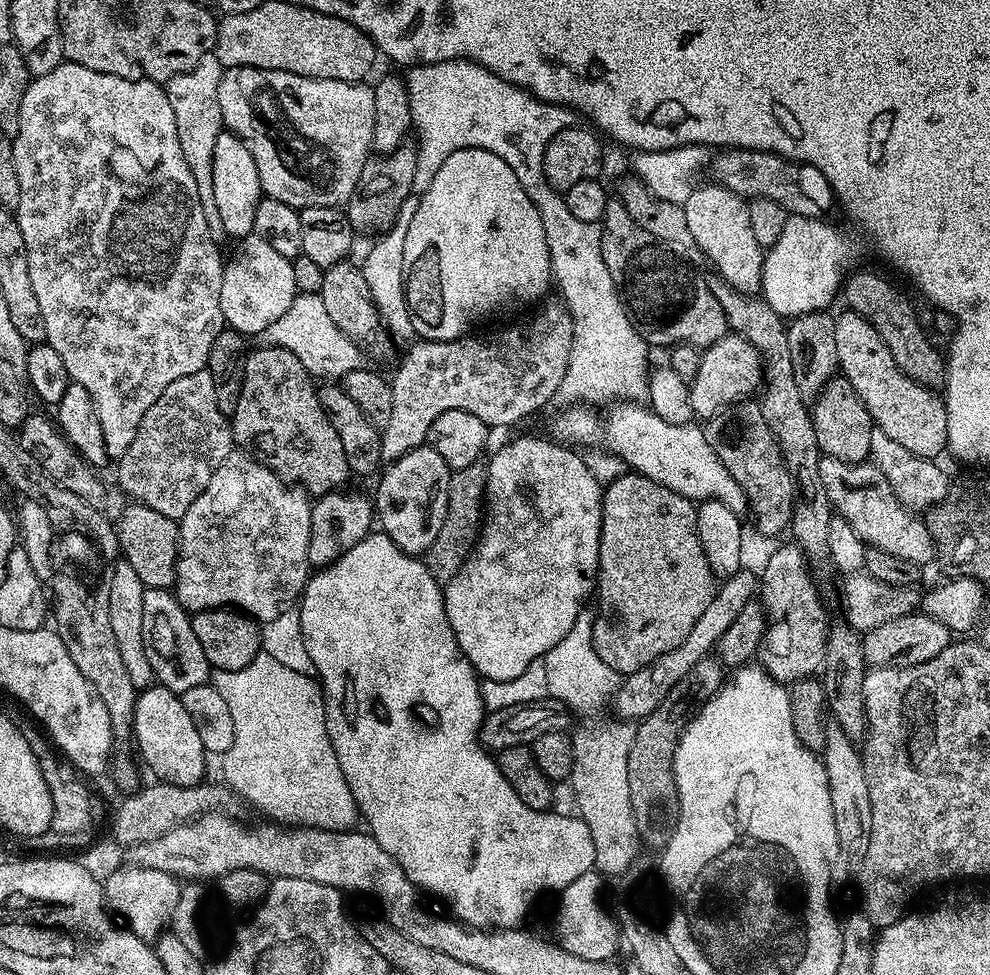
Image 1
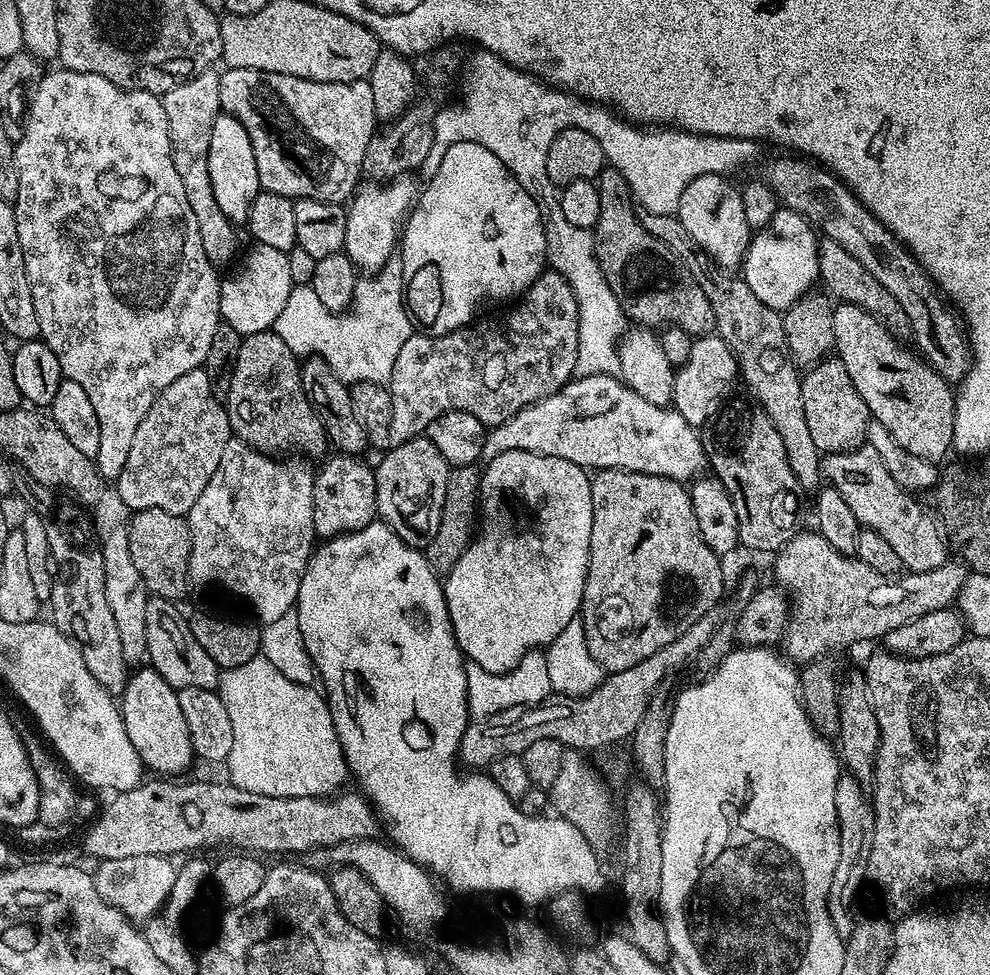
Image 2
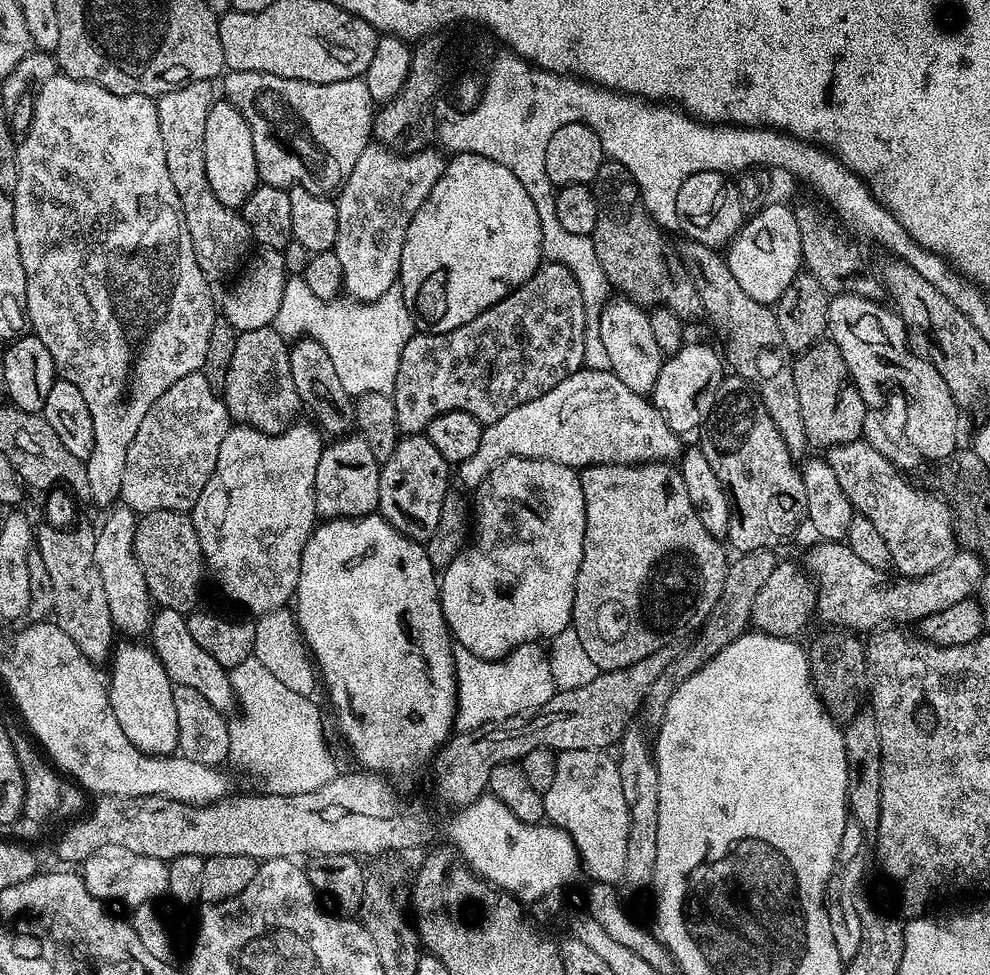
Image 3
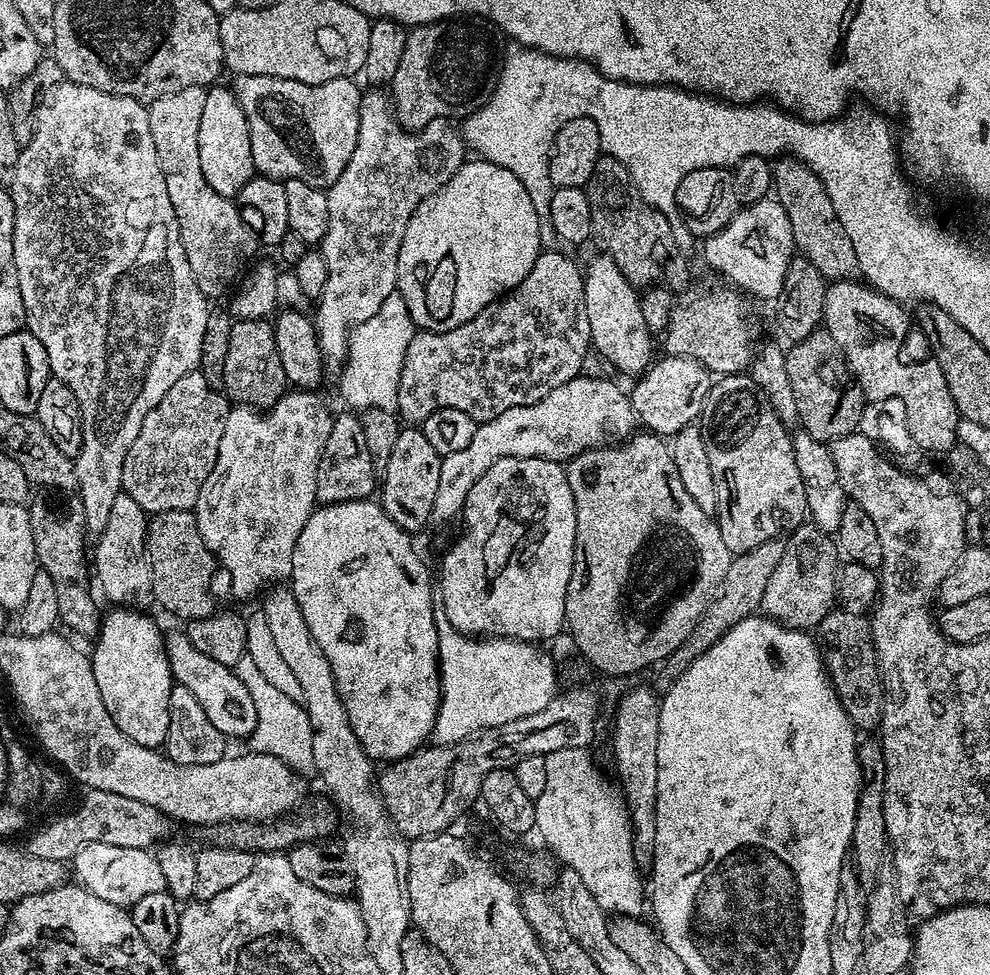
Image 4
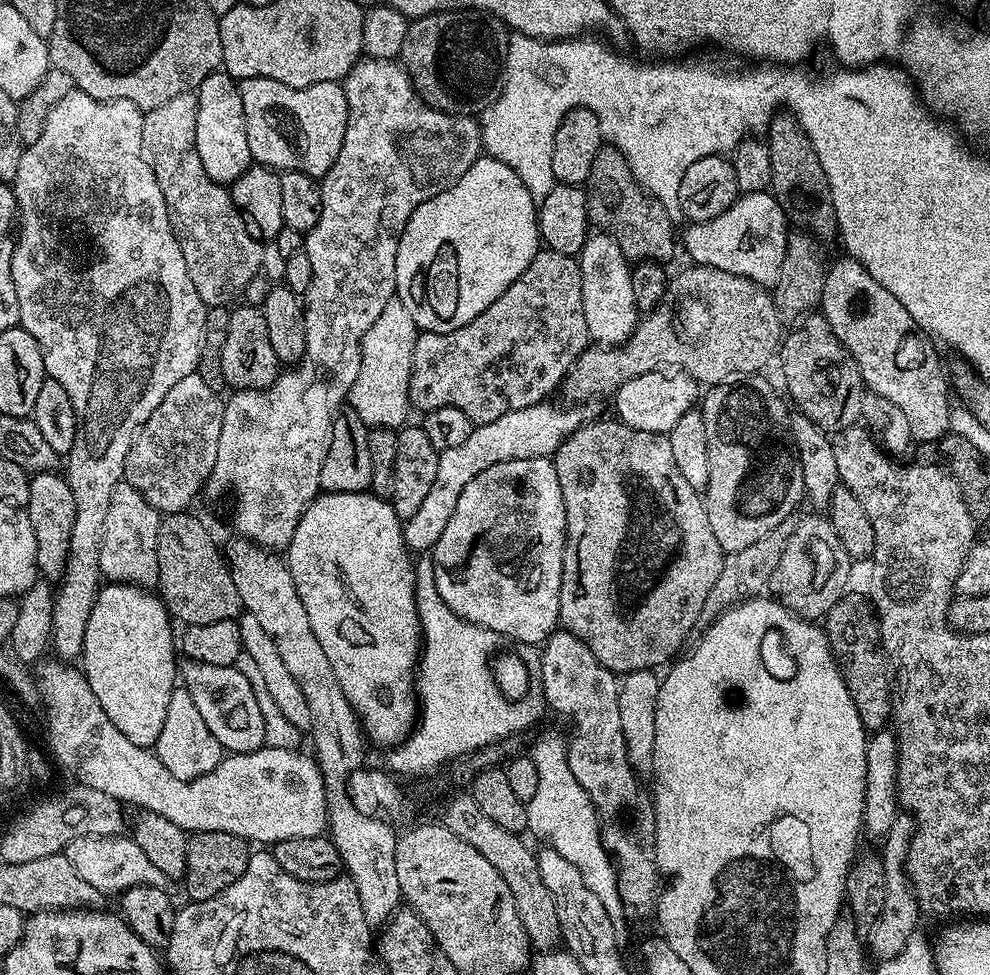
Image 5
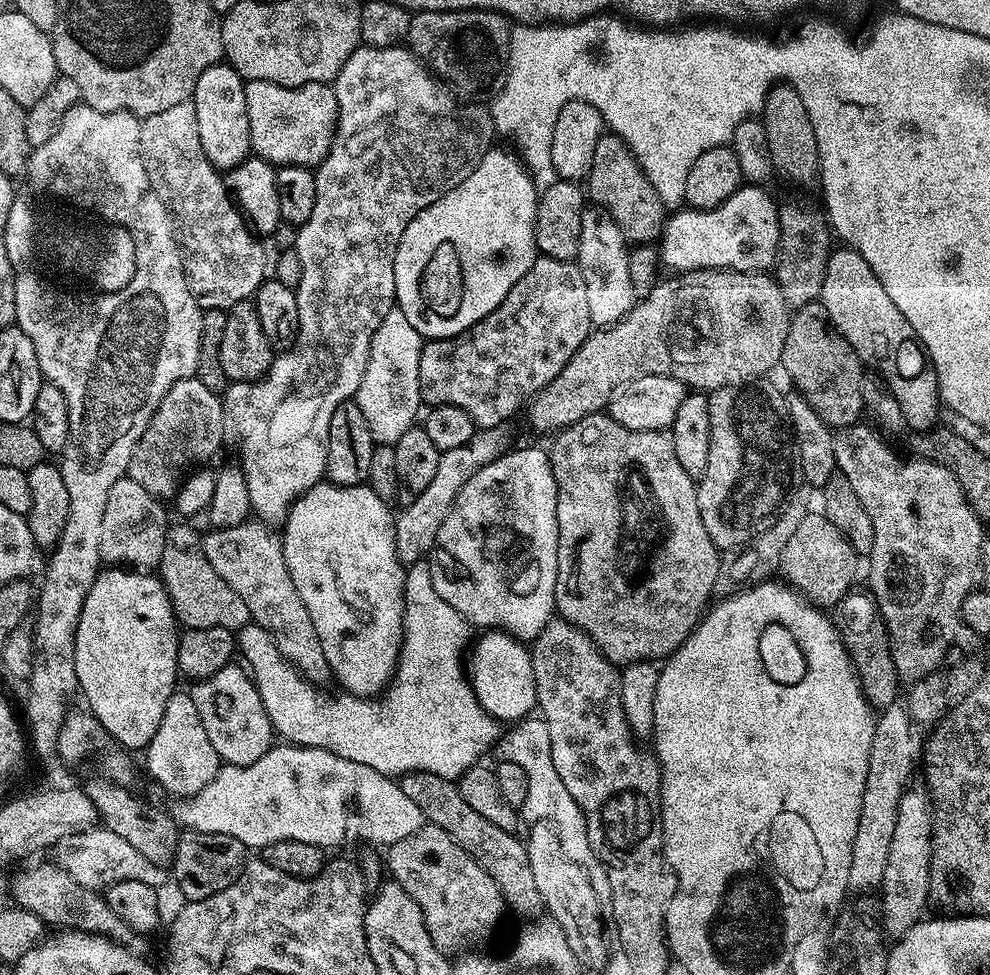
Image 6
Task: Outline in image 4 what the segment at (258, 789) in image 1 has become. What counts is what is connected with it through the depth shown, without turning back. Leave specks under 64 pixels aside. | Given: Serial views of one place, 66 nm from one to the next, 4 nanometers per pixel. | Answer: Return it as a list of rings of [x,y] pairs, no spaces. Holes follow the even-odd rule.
[[[247,654],[236,664],[234,671],[238,678],[242,678],[242,686],[250,690],[250,698],[258,714],[258,722],[250,737],[251,751],[278,758],[298,773],[311,773],[314,768],[314,734],[310,726],[308,711],[303,703],[286,698],[286,694],[282,694],[282,690],[272,685],[262,674],[262,670],[254,666],[254,658],[250,658]]]

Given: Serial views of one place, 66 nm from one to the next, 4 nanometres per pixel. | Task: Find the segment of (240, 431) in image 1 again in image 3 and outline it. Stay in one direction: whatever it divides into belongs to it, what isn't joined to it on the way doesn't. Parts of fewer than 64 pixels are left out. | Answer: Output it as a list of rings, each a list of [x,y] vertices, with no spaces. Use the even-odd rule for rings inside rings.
[[[274,326],[246,330],[234,342],[234,358],[226,370],[226,386],[222,399],[228,415],[237,425],[263,432],[283,432],[302,412],[294,377],[290,375],[290,344]]]

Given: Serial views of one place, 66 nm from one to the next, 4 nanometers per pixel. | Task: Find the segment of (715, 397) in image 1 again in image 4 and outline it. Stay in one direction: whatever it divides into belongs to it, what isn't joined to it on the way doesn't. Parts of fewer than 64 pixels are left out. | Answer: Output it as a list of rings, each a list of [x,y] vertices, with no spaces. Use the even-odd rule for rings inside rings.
[[[665,355],[663,359],[657,359],[648,371],[633,383],[637,384],[630,388],[630,399],[637,421],[643,427],[645,424],[649,433],[661,438],[671,438],[678,430],[682,430],[682,426],[695,424],[701,419],[702,398],[707,397],[711,390],[714,376],[698,361],[688,356]]]

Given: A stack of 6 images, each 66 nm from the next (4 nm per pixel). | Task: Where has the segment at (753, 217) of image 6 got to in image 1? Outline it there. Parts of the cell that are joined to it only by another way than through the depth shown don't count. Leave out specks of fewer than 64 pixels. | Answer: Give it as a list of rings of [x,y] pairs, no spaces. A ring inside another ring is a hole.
[[[789,215],[786,228],[782,230],[782,238],[774,242],[774,246],[764,254],[764,269],[760,292],[766,303],[785,318],[795,318],[811,312],[822,312],[829,307],[832,299],[837,299],[846,279],[844,267],[848,264],[848,240],[827,219],[806,218],[805,216]]]

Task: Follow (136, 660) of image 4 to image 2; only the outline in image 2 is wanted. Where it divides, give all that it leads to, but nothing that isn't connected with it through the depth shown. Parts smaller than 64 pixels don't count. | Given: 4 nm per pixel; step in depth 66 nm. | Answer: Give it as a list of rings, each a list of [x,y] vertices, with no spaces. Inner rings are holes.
[[[150,666],[137,667],[125,682],[118,703],[126,738],[130,738],[134,750],[138,750],[138,758],[145,769],[152,771],[153,768],[156,774],[170,774],[166,772],[184,772],[194,764],[190,730],[186,730],[182,706],[178,706],[178,691],[168,685],[162,674]]]

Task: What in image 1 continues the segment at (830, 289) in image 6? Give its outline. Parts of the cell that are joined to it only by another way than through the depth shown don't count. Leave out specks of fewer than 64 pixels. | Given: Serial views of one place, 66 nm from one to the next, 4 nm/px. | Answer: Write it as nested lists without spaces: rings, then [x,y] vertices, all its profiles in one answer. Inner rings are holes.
[[[844,310],[844,313],[839,313],[836,316],[834,343],[838,345],[839,371],[848,379],[850,386],[854,386],[858,398],[862,398],[873,425],[881,428],[886,434],[890,434],[890,438],[894,438],[894,442],[906,446],[906,450],[910,450],[910,454],[929,458],[939,457],[939,452],[943,453],[948,447],[948,415],[943,395],[937,394],[933,389],[902,374],[902,370],[898,370],[898,366],[894,362],[894,354],[890,354],[890,350],[886,350],[886,342],[882,342],[882,338],[878,338],[878,330],[874,330],[874,326],[870,326],[870,322],[866,322],[866,318],[862,318],[854,311]]]

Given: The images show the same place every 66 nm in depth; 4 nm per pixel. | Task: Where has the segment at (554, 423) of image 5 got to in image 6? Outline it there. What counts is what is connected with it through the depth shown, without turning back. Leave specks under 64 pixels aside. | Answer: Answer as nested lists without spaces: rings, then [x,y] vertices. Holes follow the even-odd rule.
[[[507,427],[482,428],[477,430],[466,442],[466,446],[454,446],[454,450],[440,453],[438,470],[434,470],[434,478],[426,490],[415,493],[412,500],[401,512],[395,513],[396,521],[396,557],[401,564],[407,566],[425,559],[436,547],[436,539],[446,522],[446,514],[450,514],[454,498],[458,498],[458,490],[466,486],[466,482],[475,472],[482,470],[490,462],[509,451]]]

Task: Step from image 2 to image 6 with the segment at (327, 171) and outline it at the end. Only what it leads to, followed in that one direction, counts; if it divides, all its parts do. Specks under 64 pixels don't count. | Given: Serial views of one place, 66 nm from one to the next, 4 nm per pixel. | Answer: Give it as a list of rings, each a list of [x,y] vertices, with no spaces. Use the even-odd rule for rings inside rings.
[[[250,80],[244,89],[252,152],[259,159],[273,166],[293,164],[299,168],[312,168],[324,161],[336,137],[336,123],[340,117],[340,103],[331,83],[287,88],[274,82]]]

